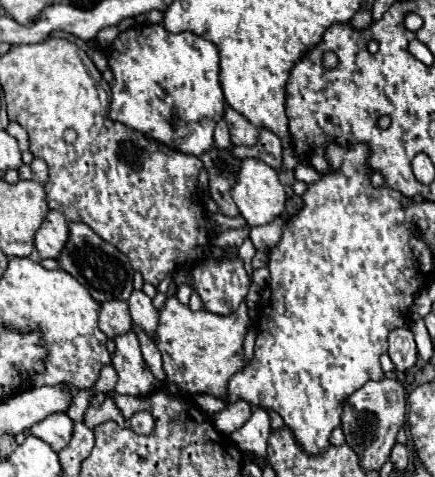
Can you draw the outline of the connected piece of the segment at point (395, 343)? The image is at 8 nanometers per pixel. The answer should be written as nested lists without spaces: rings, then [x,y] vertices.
[[[403,326],[403,328],[395,328],[389,334],[389,356],[395,364],[397,370],[409,370],[415,360],[417,360],[417,346],[413,340],[413,332]]]

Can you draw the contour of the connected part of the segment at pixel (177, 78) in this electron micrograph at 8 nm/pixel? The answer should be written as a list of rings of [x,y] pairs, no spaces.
[[[143,24],[123,30],[107,48],[107,66],[113,72],[109,118],[177,152],[201,156],[213,146],[213,128],[223,118],[225,98],[219,86],[219,52],[193,32],[167,32],[163,24]]]

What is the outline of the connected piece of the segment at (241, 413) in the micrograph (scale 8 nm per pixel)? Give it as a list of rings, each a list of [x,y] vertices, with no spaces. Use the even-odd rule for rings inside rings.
[[[237,402],[237,404],[229,404],[223,412],[215,414],[211,418],[215,420],[215,428],[217,430],[221,430],[225,434],[231,434],[237,428],[245,426],[245,422],[249,420],[249,416],[251,416],[251,404]]]

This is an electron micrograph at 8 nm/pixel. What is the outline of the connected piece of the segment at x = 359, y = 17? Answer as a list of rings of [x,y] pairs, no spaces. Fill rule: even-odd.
[[[367,8],[359,10],[359,12],[353,16],[353,20],[351,20],[351,26],[353,26],[353,28],[359,28],[359,30],[367,28],[369,24],[371,24],[371,10],[367,10]]]

